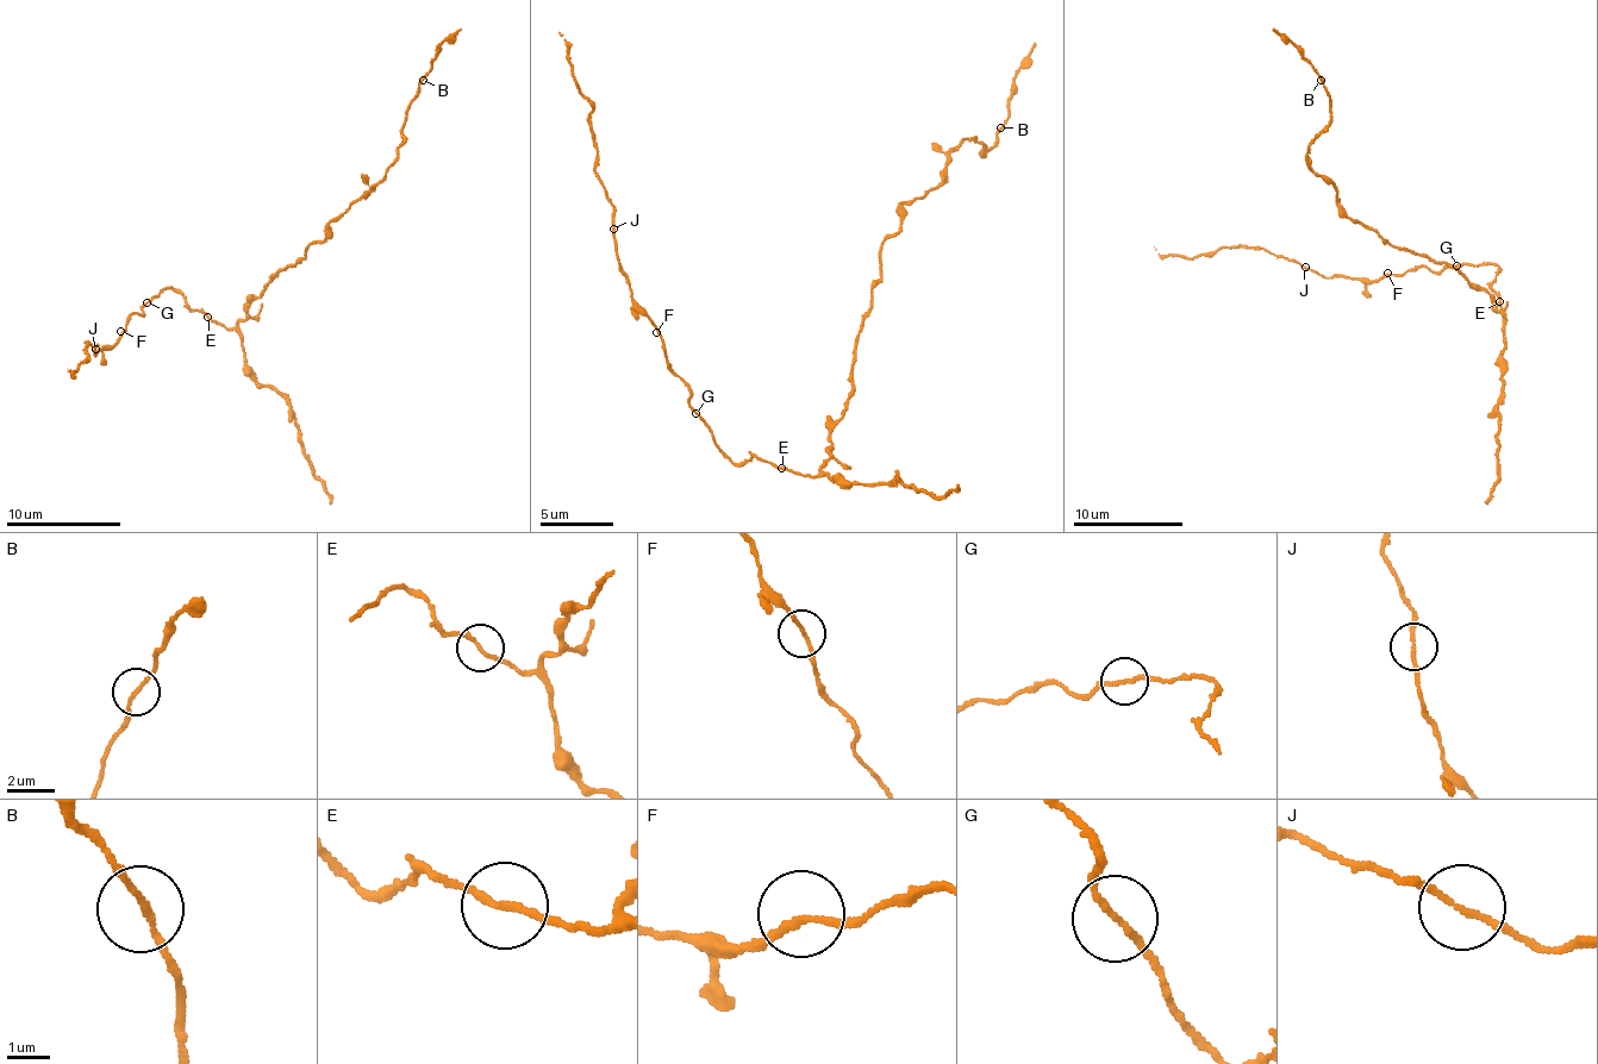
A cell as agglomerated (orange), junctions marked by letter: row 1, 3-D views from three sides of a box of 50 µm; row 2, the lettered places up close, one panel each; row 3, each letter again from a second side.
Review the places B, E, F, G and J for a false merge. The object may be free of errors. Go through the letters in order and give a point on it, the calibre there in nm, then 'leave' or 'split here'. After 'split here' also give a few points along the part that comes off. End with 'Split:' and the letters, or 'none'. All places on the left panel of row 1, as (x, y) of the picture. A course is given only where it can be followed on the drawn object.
B: at (423, 80); 140 nm thick; leave
E: at (207, 317); 170 nm thick; leave
F: at (120, 331); 150 nm thick; leave
G: at (147, 302); 150 nm thick; leave
J: at (95, 349); 140 nm thick; leave
Split: none

